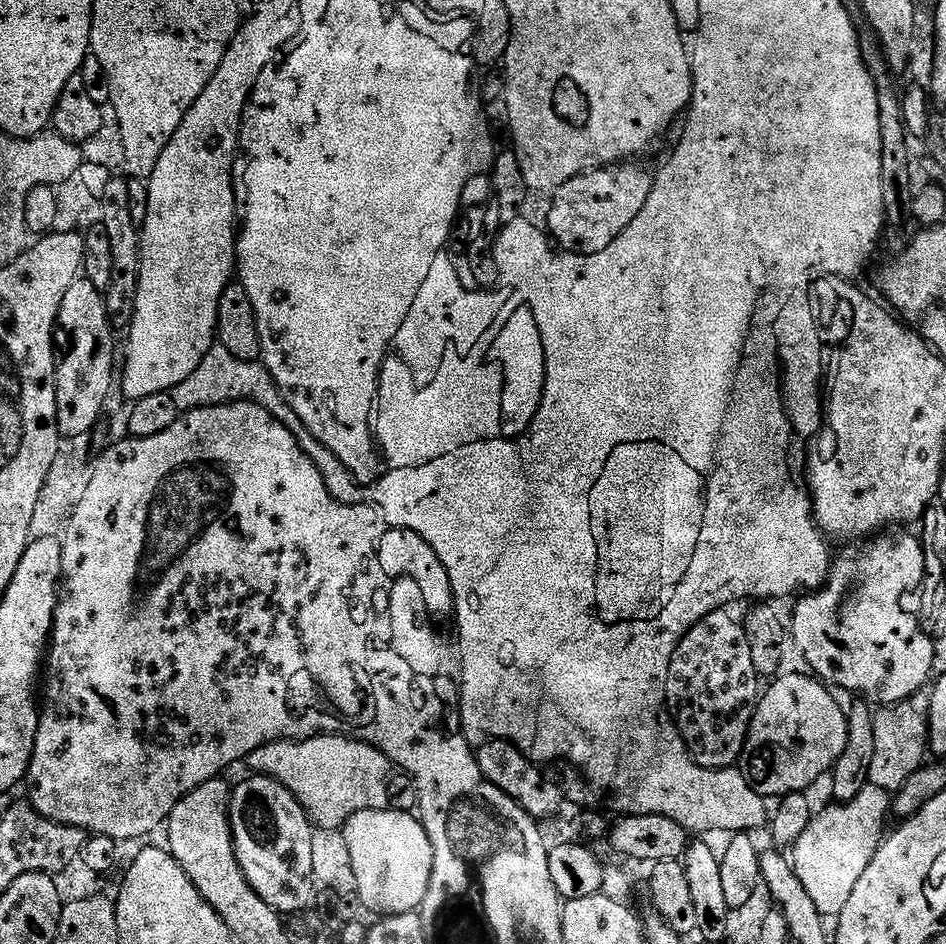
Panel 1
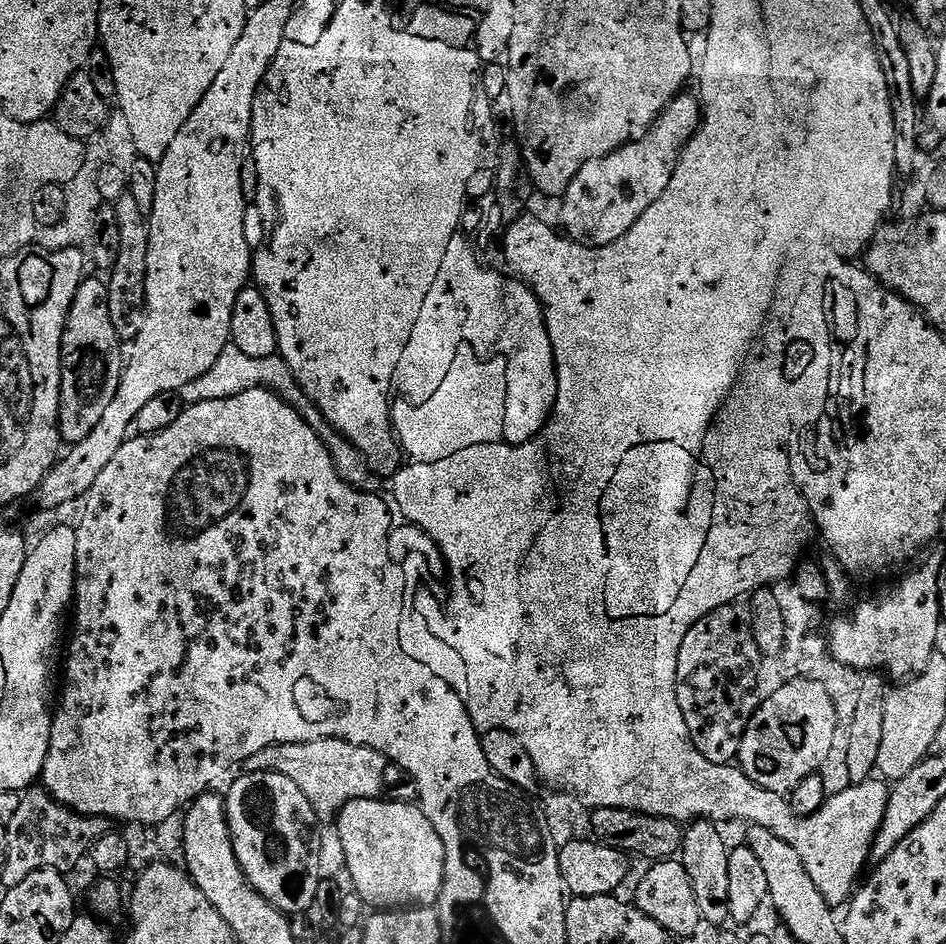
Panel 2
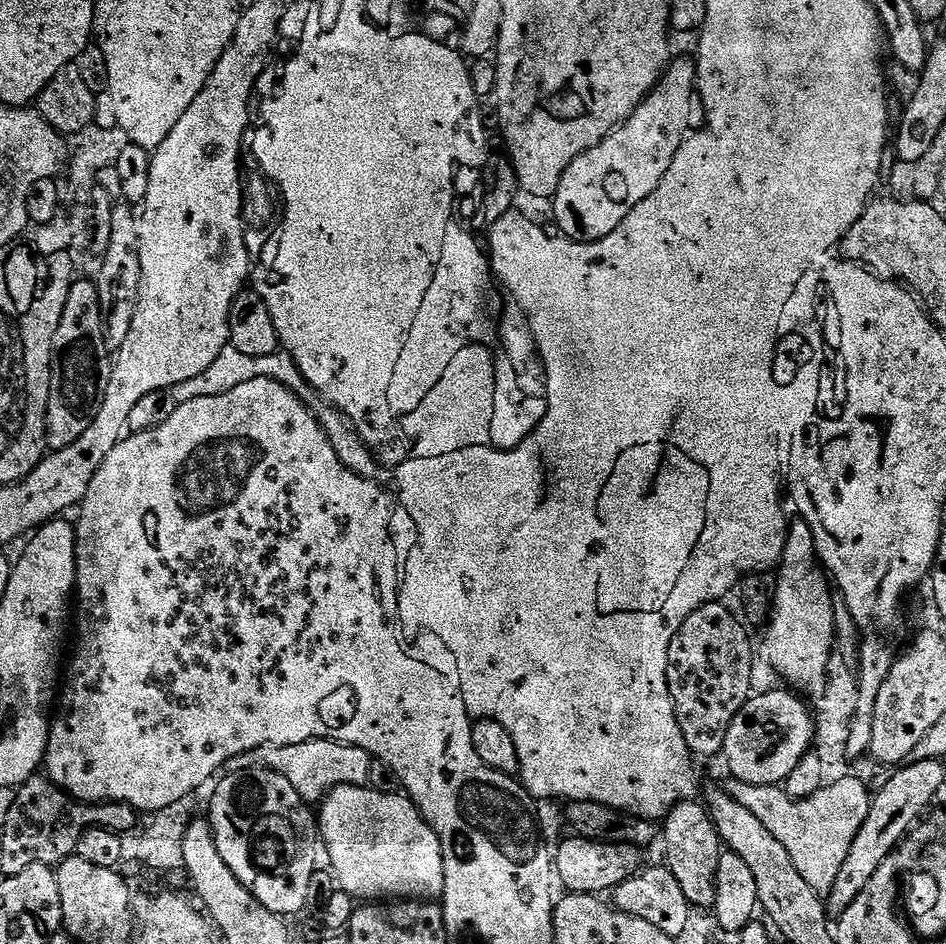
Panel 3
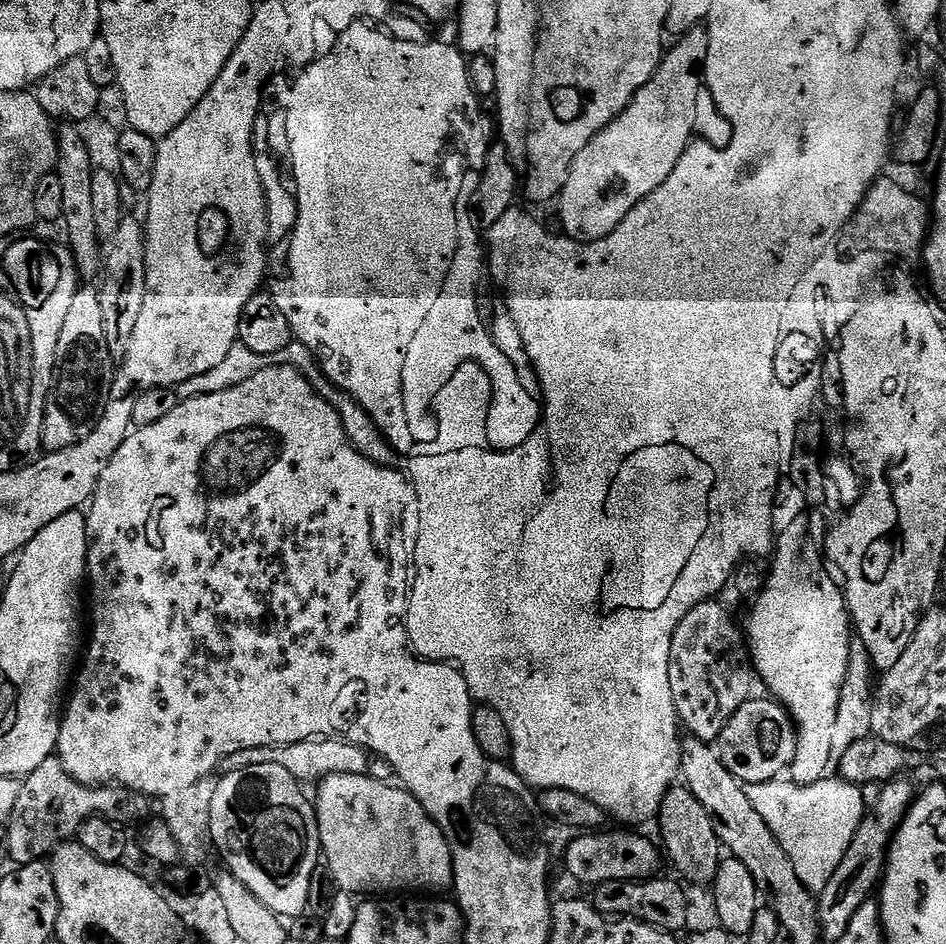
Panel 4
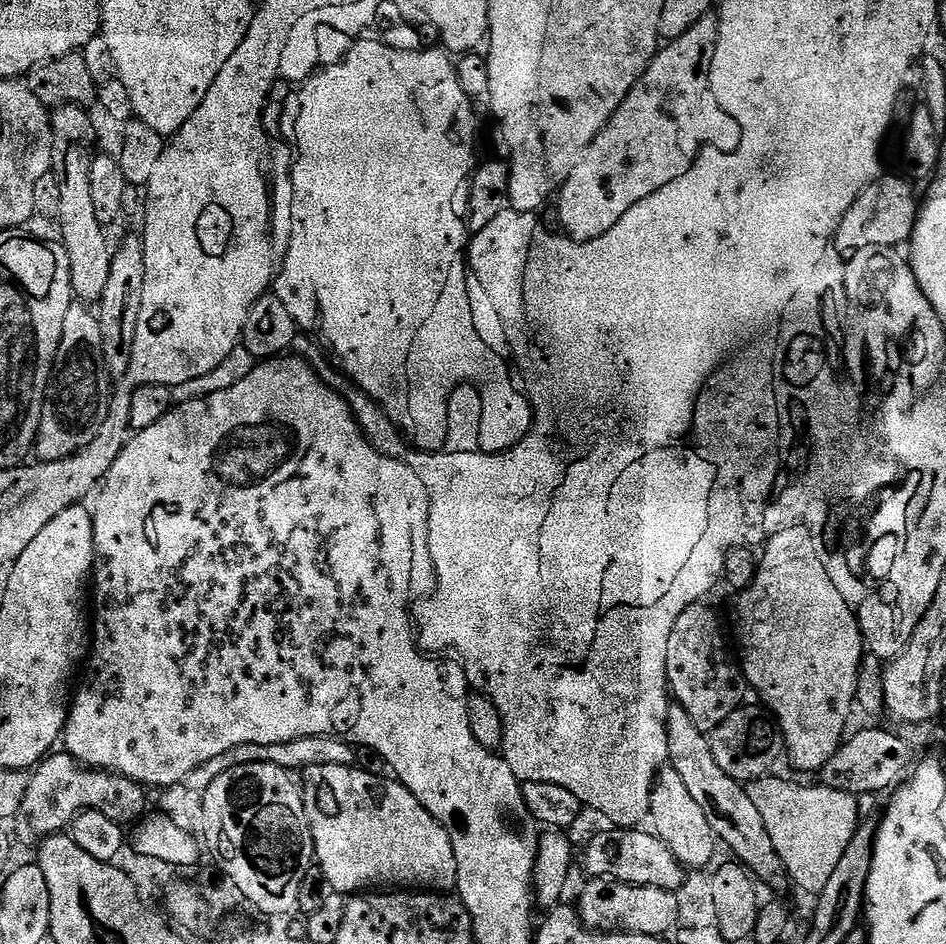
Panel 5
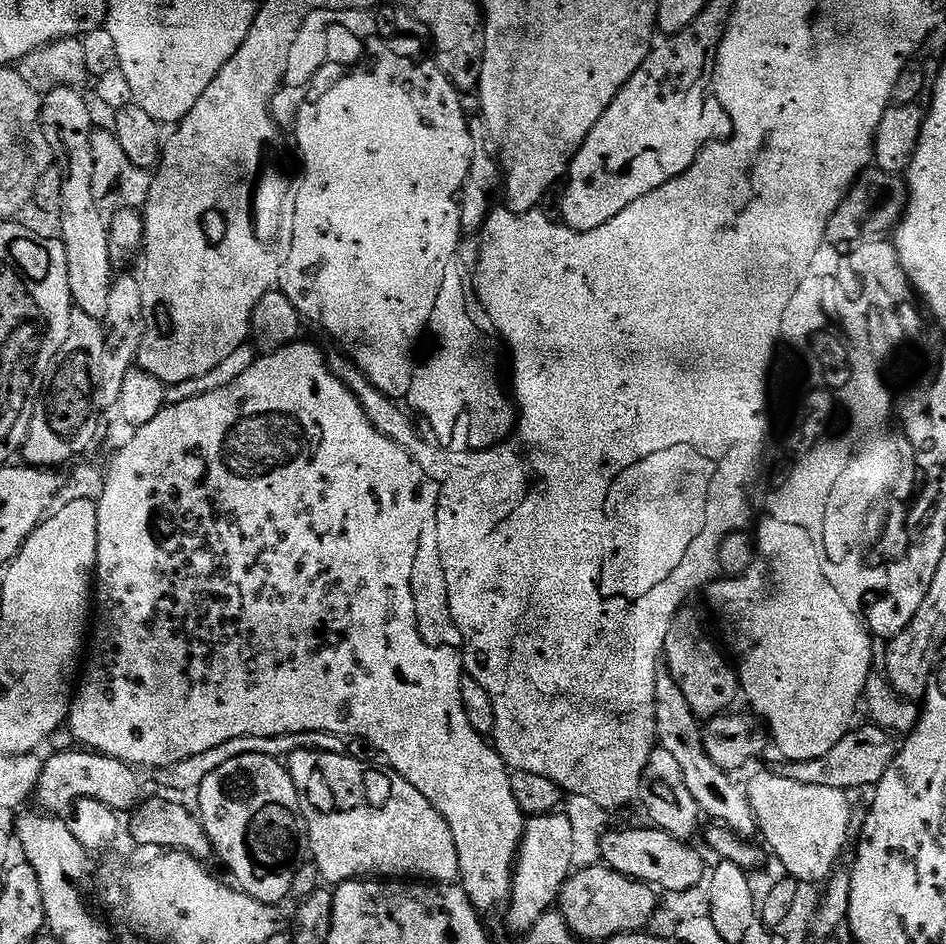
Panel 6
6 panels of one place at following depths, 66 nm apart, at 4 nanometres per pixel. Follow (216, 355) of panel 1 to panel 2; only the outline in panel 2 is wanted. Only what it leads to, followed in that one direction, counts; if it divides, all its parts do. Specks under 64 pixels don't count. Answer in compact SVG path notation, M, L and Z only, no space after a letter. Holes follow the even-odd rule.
M231 346L224 348L222 354L218 354L218 362L214 362L214 366L210 366L210 370L202 374L202 378L194 378L194 382L180 389L178 395L185 405L189 405L222 398L234 398L251 388L267 388L268 391L277 393L297 412L308 412L308 408L316 408L311 398L296 385L292 372L284 365L279 355L270 358L250 358L242 354L242 350Z

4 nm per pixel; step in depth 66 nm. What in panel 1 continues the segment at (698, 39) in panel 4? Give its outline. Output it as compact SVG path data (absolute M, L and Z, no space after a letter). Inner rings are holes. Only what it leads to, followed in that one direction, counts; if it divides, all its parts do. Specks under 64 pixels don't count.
M640 162L610 164L606 168L593 168L590 172L575 176L551 197L552 209L548 212L548 226L546 225L551 239L565 253L578 252L581 256L589 256L606 250L606 246L610 246L610 242L614 242L614 238L618 238L618 234L622 234L622 230L626 230L626 226L630 226L630 222L638 218L638 214L642 214L642 206L646 206L646 198L650 198L652 193L653 179L653 173L648 173Z

